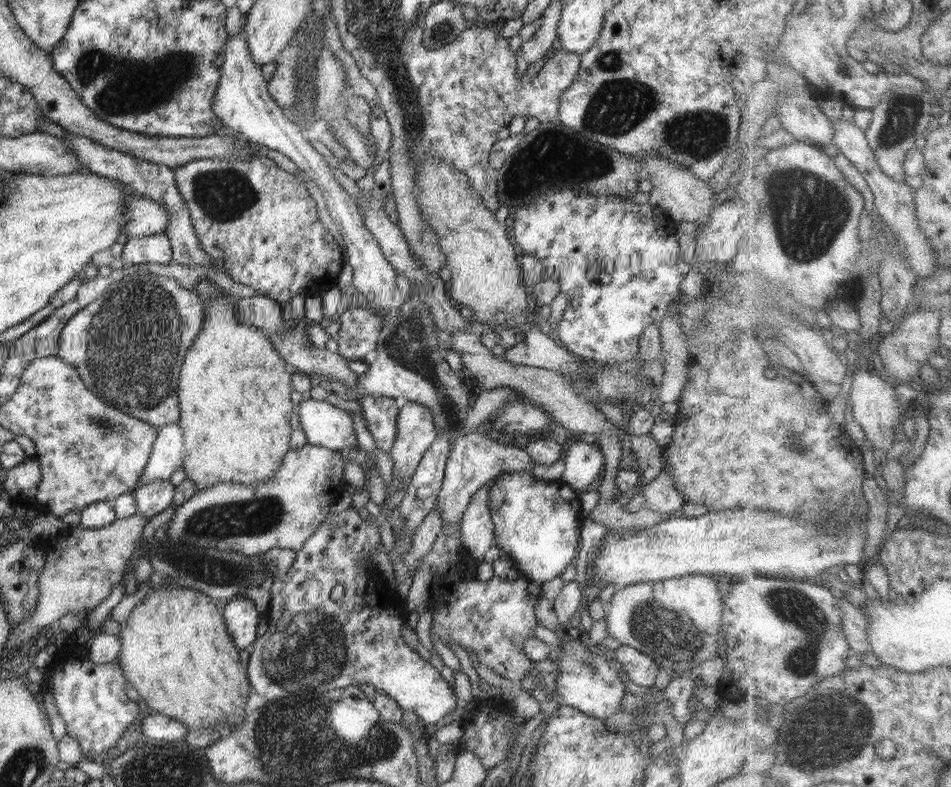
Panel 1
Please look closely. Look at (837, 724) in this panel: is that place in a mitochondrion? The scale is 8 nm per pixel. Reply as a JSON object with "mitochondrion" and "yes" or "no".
{"mitochondrion":"yes"}

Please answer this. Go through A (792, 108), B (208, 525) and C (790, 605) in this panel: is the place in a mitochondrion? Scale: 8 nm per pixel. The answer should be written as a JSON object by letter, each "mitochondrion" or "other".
{"A":"other","B":"mitochondrion","C":"mitochondrion"}

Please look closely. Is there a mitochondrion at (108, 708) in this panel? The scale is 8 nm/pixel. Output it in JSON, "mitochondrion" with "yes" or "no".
{"mitochondrion":"no"}

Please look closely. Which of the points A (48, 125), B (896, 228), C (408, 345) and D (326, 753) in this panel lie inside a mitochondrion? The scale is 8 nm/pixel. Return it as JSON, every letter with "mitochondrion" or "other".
{"A":"other","B":"other","C":"mitochondrion","D":"mitochondrion"}

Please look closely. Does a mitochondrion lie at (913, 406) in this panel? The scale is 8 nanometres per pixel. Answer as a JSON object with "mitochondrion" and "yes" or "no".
{"mitochondrion":"no"}

